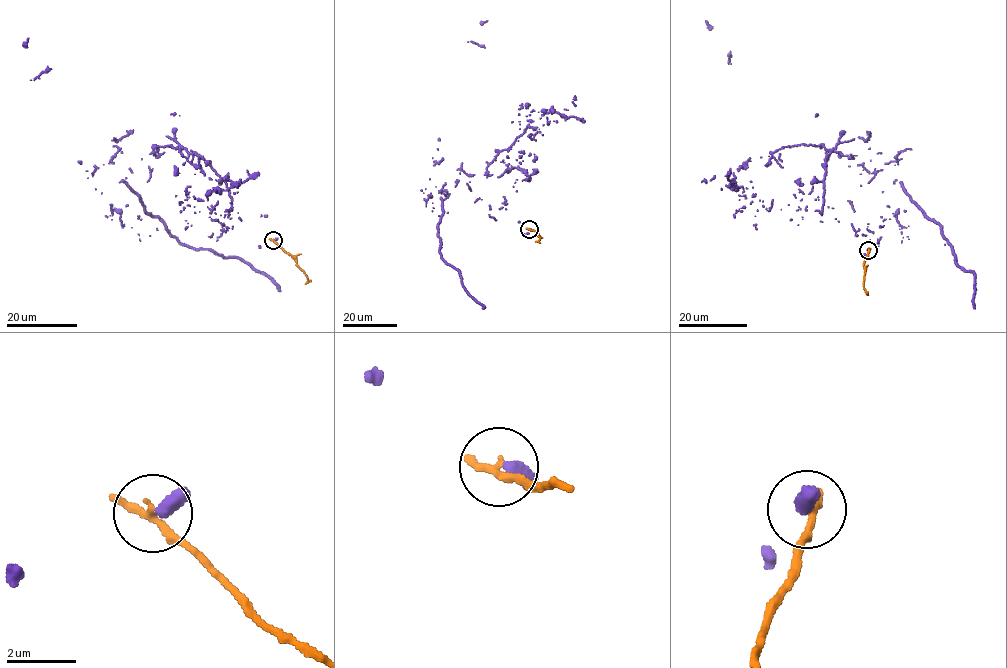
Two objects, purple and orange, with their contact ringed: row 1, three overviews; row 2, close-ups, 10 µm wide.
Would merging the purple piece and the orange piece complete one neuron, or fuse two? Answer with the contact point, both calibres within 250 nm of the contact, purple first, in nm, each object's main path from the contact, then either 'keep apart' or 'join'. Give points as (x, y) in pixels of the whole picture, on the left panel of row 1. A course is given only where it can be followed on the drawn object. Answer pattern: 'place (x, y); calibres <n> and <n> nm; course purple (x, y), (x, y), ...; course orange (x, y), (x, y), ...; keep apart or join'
place (273, 240); calibres 400 and 200 nm; course purple (274, 240), (216, 220), (216, 204), (231, 207), (225, 182), (168, 138), (164, 152), (102, 193), (28, 38); course orange (273, 240), (304, 272), (308, 280), (305, 284); keep apart

